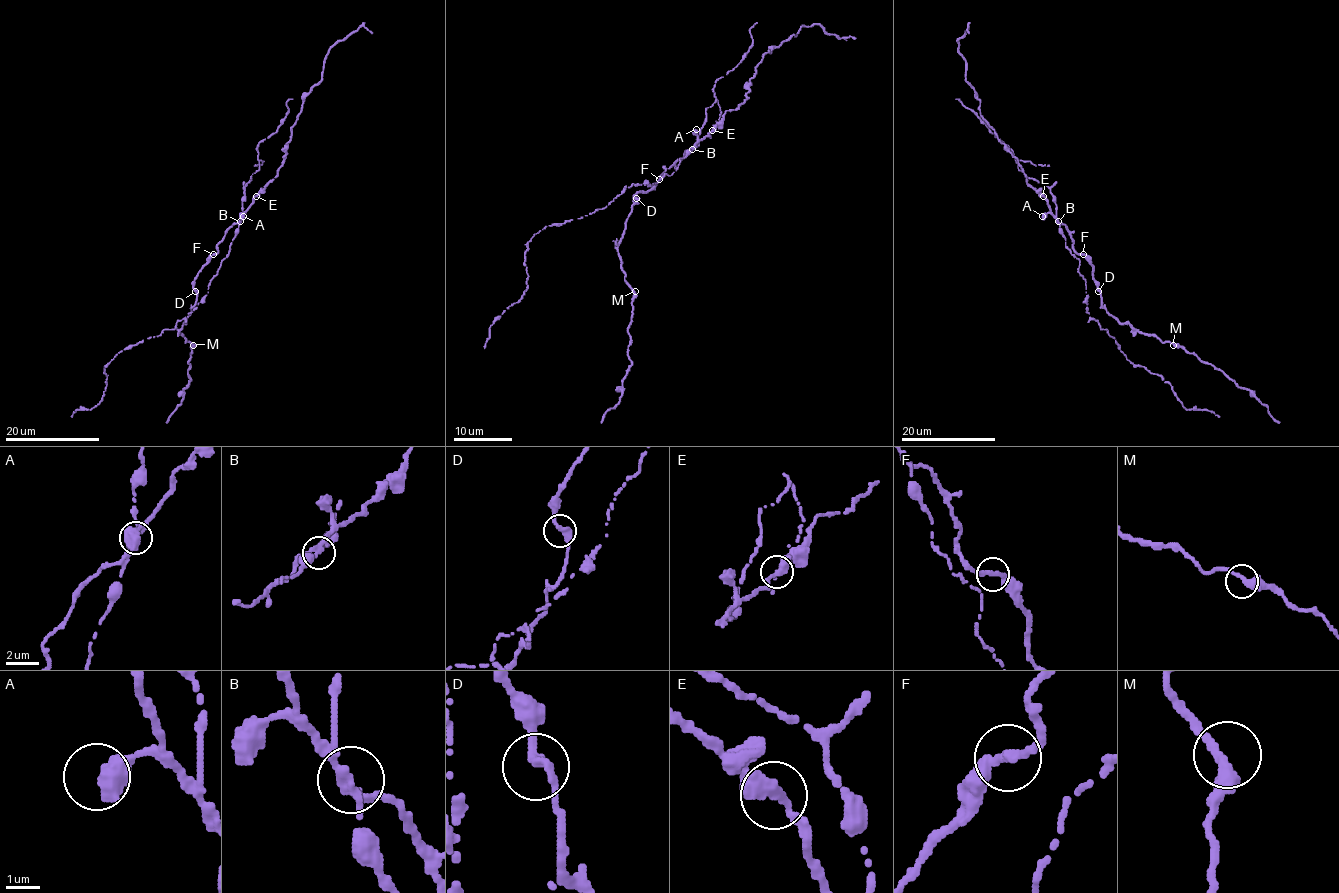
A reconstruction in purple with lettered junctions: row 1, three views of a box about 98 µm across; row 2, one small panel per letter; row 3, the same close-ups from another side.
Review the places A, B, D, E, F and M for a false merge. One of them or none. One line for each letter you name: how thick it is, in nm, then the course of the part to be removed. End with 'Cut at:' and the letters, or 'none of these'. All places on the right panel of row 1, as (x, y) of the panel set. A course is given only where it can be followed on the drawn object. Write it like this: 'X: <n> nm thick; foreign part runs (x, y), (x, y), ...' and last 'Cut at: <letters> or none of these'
B: 320 nm thick; foreign part runs (1058, 222), (1086, 281), (1086, 312), (1114, 338), (1126, 358), (1171, 385), (1187, 409), (1219, 416)
Cut at: B

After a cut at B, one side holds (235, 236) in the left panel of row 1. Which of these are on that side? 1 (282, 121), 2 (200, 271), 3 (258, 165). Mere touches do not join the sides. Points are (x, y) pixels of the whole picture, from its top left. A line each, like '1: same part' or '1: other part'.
1: same part
2: other part
3: same part

